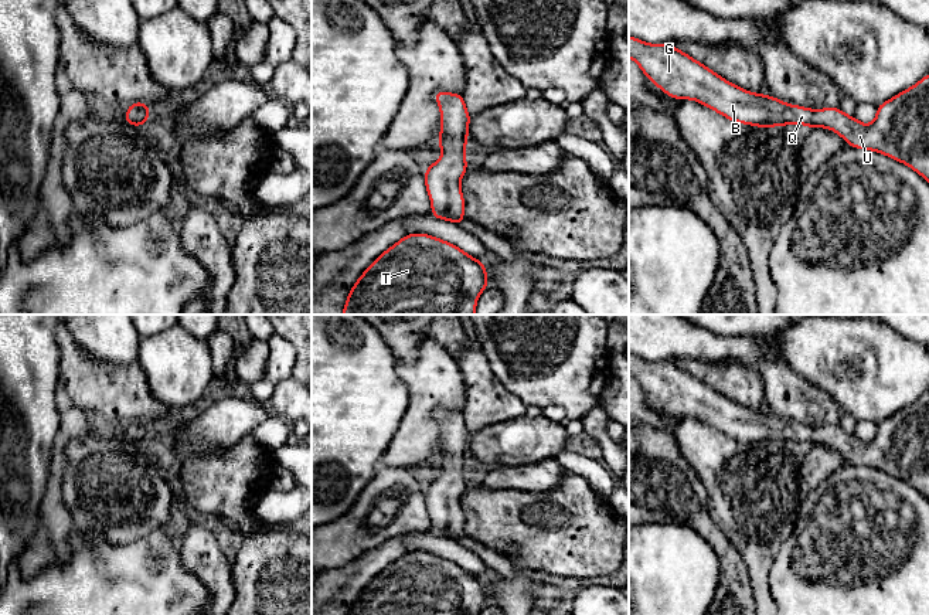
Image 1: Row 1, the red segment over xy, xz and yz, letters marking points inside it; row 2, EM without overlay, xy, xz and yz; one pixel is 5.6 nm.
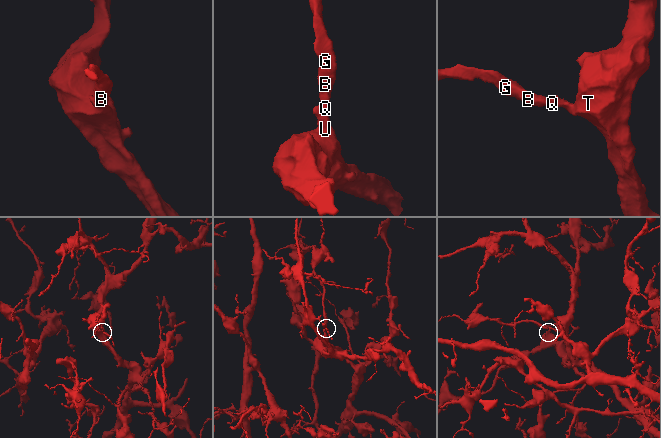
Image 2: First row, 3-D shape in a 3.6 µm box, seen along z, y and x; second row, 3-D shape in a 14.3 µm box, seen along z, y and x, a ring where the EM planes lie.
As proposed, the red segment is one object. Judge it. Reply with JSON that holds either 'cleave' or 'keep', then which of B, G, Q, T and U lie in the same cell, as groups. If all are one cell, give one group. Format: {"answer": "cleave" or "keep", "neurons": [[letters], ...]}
{"answer": "keep", "neurons": [["B", "G", "Q", "T", "U"]]}

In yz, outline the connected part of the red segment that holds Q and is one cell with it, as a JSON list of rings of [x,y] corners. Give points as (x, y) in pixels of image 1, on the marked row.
[[[629,37],[629,58],[636,61],[644,75],[673,99],[697,101],[729,120],[751,126],[775,128],[799,123],[807,128],[831,129],[854,149],[882,153],[905,163],[929,181],[929,74],[916,85],[877,106],[875,120],[864,125],[854,116],[845,115],[840,108],[809,109],[785,103],[770,95],[745,91],[674,45],[647,44],[639,38]]]

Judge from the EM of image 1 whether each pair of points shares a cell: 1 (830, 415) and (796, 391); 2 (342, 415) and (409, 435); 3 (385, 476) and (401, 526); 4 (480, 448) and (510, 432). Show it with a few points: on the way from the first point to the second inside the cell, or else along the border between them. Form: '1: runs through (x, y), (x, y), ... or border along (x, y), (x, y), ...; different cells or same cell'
1: runs through (822, 410), (805, 400); same cell
2: border along (408, 400), (408, 407), (380, 461); different cells
3: runs through (398, 488), (408, 499), (408, 513); same cell
4: runs through (487, 445), (496, 445), (503, 439); same cell

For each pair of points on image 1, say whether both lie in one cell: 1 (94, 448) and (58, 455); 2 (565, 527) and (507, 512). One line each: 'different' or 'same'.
1: different
2: same

